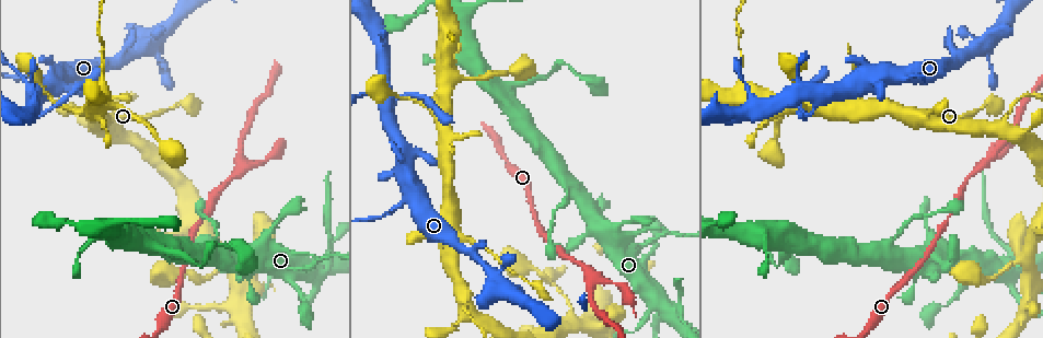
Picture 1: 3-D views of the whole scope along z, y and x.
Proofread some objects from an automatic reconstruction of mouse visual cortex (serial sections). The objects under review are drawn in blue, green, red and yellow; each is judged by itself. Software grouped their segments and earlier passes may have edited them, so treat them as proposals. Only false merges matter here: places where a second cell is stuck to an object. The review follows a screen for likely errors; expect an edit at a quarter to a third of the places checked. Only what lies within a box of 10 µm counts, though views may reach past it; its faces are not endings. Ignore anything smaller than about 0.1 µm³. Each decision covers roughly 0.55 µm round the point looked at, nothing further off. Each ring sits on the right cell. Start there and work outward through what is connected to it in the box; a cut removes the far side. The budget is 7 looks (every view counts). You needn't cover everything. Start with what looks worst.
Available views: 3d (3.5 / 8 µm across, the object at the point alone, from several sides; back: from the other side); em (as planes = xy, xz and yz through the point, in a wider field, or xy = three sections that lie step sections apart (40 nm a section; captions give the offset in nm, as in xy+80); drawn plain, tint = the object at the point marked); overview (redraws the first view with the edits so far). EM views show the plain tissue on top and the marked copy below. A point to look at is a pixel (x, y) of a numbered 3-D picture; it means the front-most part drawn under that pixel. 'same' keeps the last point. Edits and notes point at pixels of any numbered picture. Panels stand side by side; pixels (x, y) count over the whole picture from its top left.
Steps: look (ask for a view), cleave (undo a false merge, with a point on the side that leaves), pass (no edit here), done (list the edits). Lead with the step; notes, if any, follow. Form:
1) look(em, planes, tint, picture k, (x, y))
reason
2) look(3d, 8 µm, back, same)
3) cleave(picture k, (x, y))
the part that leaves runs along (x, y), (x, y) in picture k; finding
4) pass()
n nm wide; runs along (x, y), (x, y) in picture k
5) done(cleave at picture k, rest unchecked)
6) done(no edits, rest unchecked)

look(3d, 3.5 µm, back, picture 1, (795, 241))
arms part here

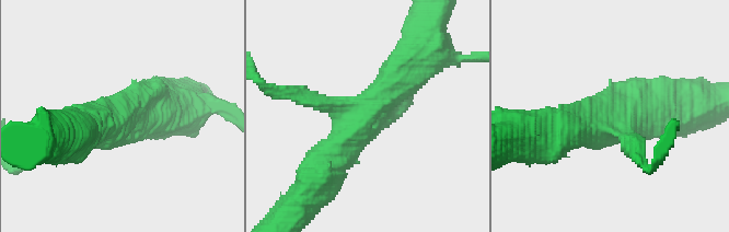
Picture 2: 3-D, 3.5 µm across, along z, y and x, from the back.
look(em, xy, step 3, tint, picture 2, (365, 115))
3 arms; arms of 250, 500, 600 nm

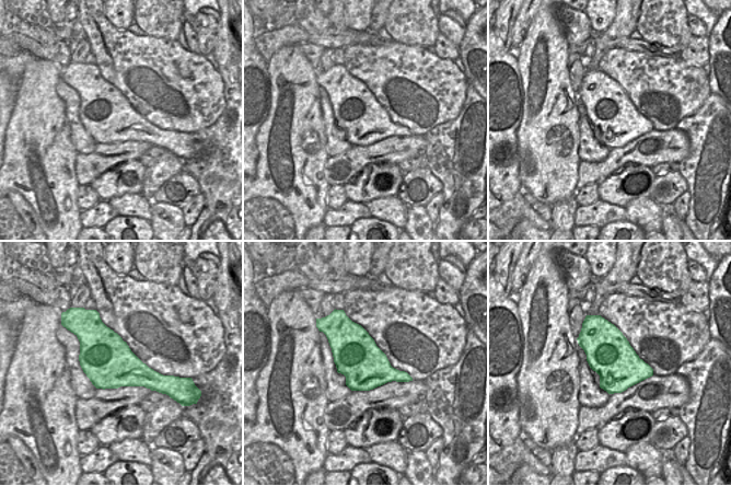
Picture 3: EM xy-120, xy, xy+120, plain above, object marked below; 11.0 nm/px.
pass()
runs along (321, 171), (415, 61) in picture 2; all the same cell

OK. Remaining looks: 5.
look(3d, 3.5 µm, picture 1, (408, 202))
branch point

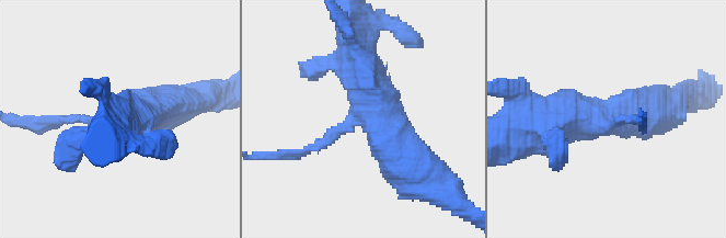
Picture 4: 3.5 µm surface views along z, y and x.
look(em, planes, tint, picture 4, (604, 124))
3 arms; arms of 150, 500, 600 nm

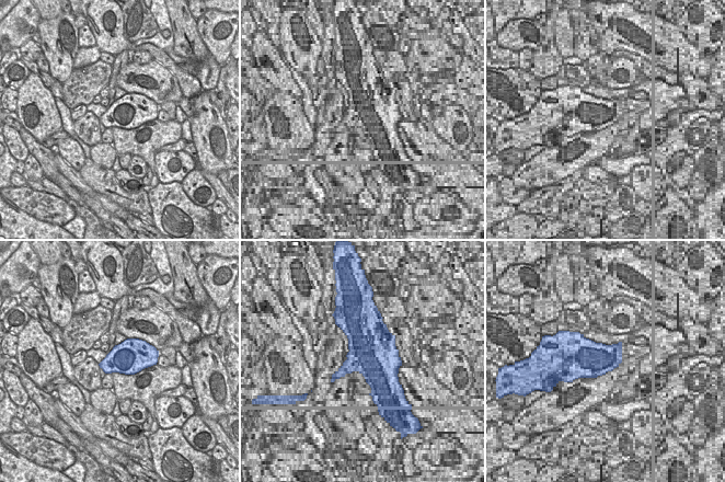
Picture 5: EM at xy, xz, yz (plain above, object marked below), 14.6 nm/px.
pass()
500 nm wide; runs along (408, 167), (382, 131), (355, 43) in picture 4; continuous, no second cell

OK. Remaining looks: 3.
look(3d, 3.5 µm, picture 1, (24, 80))
sudden change in width

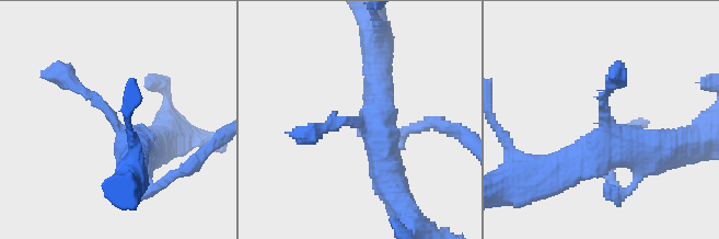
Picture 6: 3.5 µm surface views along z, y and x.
look(em, planes, tint, picture 6, (114, 120))
3 arms; arms of 150, 400, 400 nm; now the EM

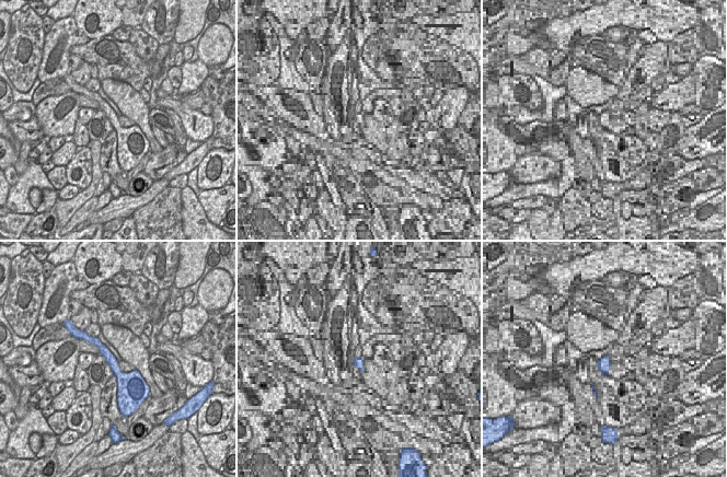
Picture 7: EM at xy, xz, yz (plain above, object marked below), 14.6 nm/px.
pass()
runs along (141, 145), (67, 78), (70, 67) in picture 6; continuous, no second cell

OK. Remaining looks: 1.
done(no edits, rest unchecked)

